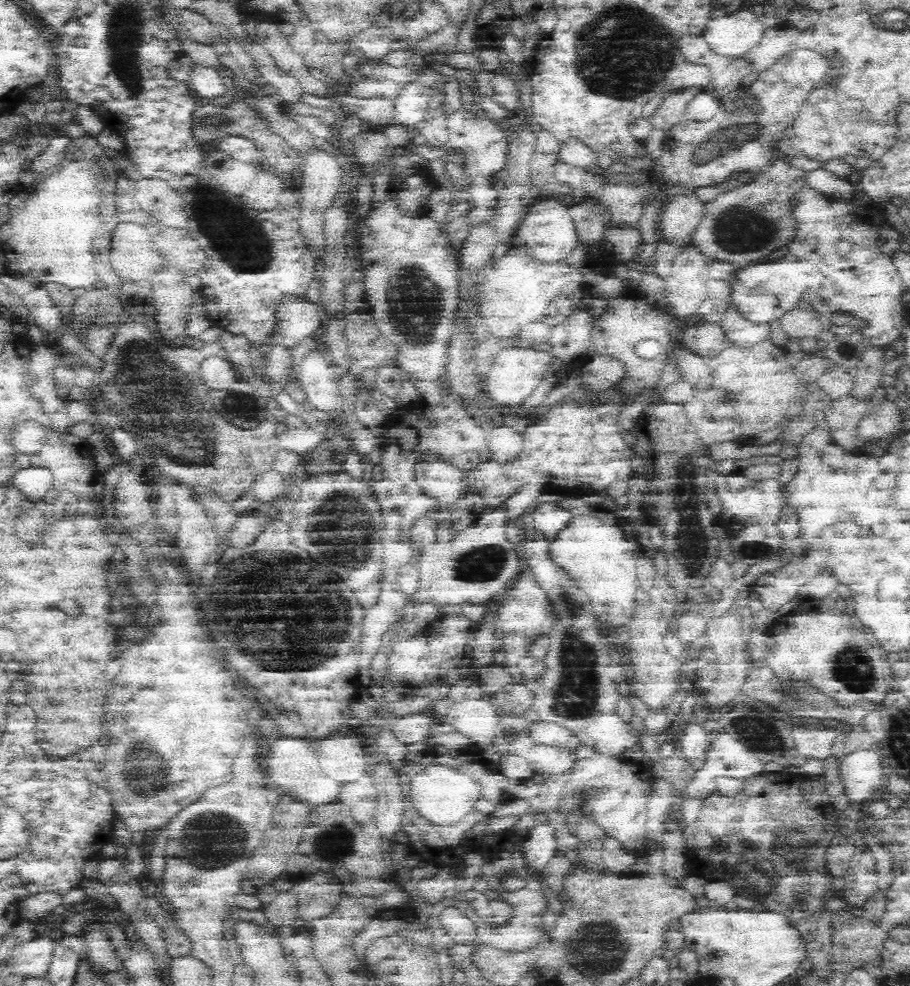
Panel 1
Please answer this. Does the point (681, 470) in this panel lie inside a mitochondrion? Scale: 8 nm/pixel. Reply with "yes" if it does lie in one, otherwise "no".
yes

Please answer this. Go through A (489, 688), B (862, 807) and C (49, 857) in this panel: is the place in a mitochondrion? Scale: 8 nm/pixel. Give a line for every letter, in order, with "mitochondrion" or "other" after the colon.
A: other
B: other
C: other

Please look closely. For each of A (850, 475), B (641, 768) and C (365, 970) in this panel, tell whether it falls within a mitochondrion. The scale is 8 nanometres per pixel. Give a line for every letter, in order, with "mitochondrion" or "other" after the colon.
A: other
B: other
C: other

